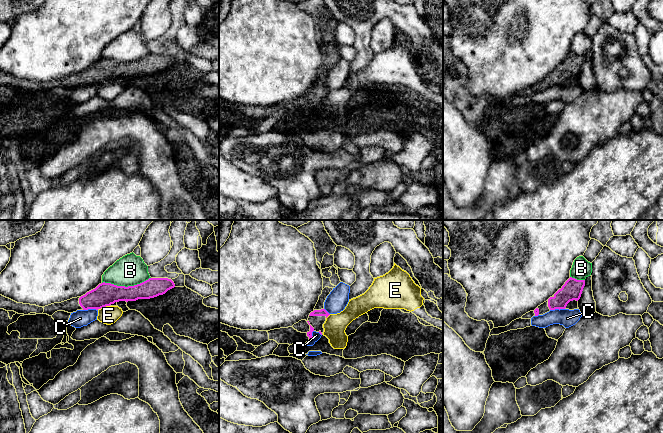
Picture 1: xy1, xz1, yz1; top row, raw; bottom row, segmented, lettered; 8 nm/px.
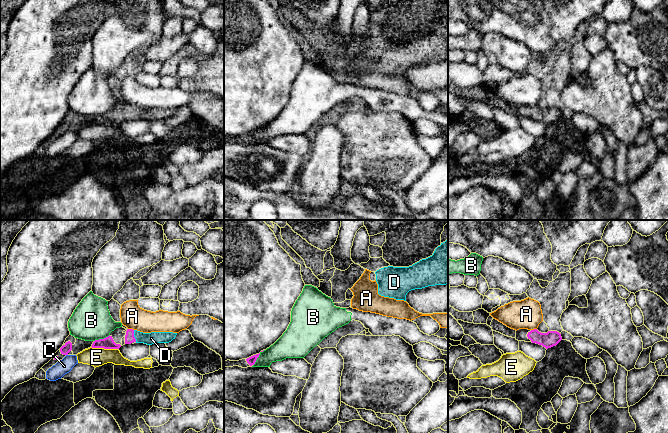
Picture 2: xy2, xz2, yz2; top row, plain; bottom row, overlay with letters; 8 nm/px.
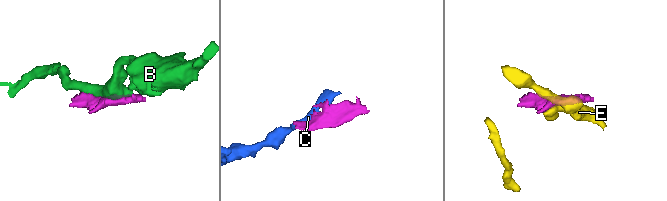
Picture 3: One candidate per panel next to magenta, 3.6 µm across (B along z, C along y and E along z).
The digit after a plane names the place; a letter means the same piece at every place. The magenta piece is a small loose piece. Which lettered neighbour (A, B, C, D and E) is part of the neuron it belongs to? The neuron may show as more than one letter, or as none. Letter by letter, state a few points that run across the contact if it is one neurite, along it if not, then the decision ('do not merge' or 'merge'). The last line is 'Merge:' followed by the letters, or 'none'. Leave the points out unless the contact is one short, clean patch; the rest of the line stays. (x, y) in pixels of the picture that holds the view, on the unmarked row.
A: line xy2 (128, 104), (133, 106); do not merge
B: do not merge
C: line xy1 (97, 85), (83, 86); do not merge
D: line xy2 (129, 113), (133, 112), (151, 114); merge
E: line xy2 (91, 122), (117, 125); do not merge
Merge: D

